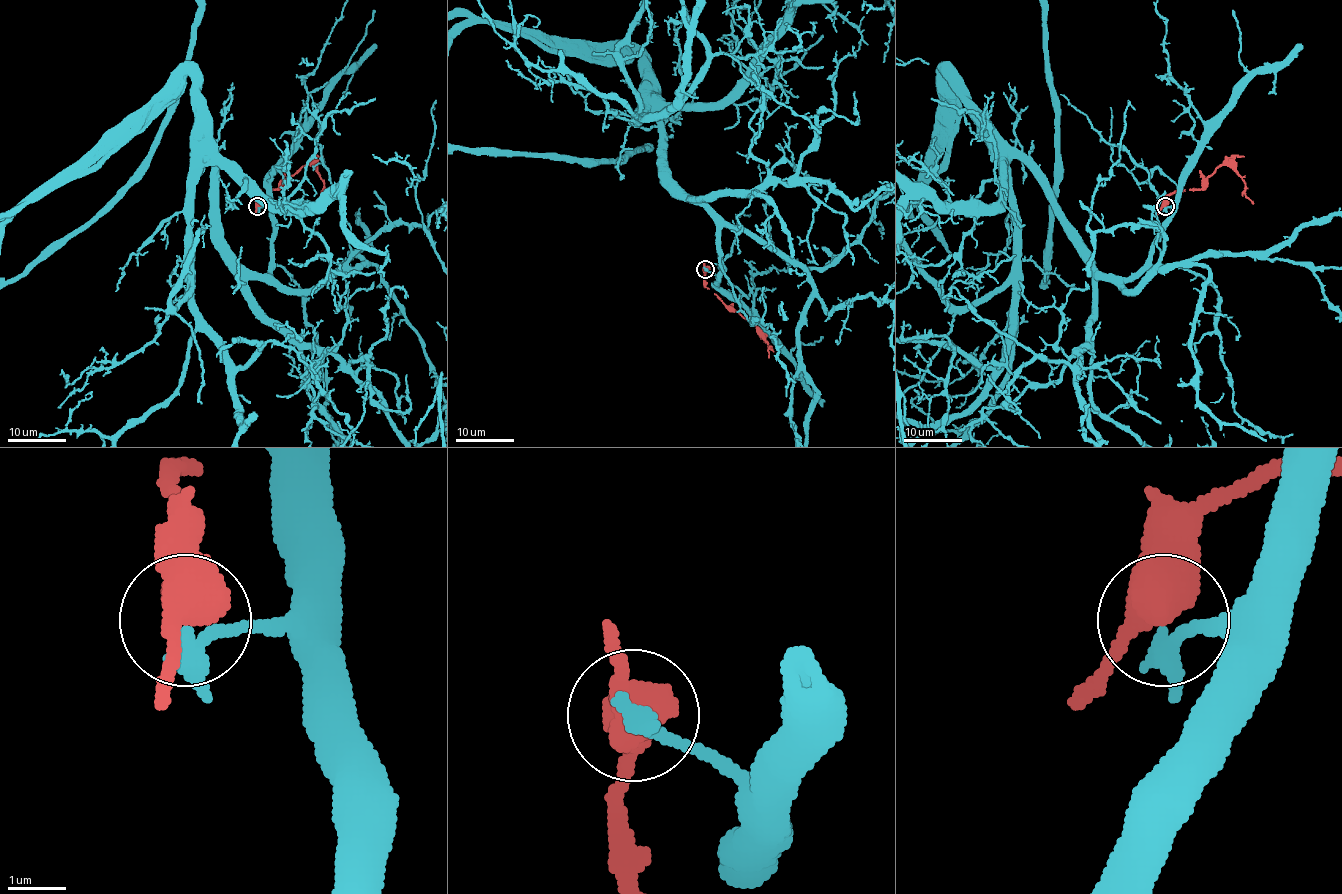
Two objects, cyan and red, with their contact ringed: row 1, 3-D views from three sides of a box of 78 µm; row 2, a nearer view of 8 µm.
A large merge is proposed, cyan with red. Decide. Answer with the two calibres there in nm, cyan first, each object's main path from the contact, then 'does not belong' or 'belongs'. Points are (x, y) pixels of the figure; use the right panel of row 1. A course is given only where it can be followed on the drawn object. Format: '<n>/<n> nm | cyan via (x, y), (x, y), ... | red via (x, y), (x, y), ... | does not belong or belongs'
280/550 nm | cyan via (1164, 206), (1151, 258), (1106, 278), (951, 75), (911, 203), (920, 256) | red via (1164, 206), (1170, 195), (1185, 189), (1200, 189), (1223, 165), (1229, 165), (1245, 183), (1245, 195), (1254, 203) | belongs

